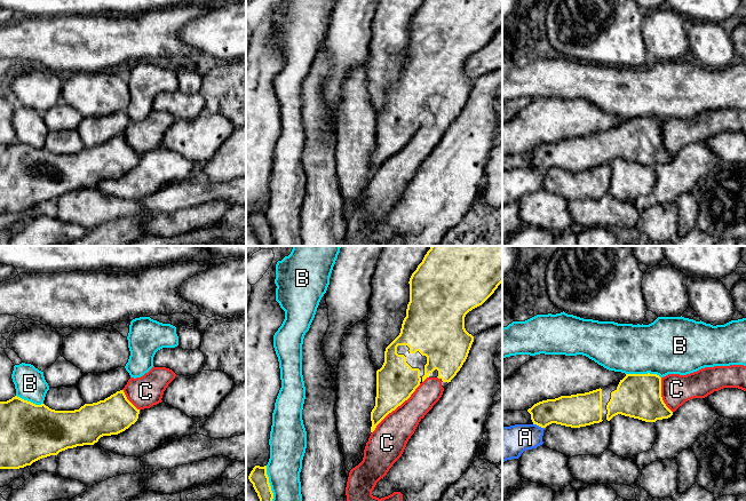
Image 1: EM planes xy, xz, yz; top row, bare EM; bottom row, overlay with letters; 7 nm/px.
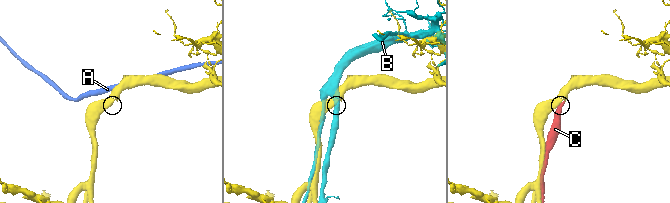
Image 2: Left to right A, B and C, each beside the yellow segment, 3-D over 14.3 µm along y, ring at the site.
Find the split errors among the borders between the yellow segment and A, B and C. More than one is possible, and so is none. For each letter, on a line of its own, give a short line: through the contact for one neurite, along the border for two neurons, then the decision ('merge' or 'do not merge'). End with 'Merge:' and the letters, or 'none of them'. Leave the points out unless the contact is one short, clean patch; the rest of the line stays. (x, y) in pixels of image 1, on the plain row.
A: do not merge
B: do not merge
C: merge
Merge: C

